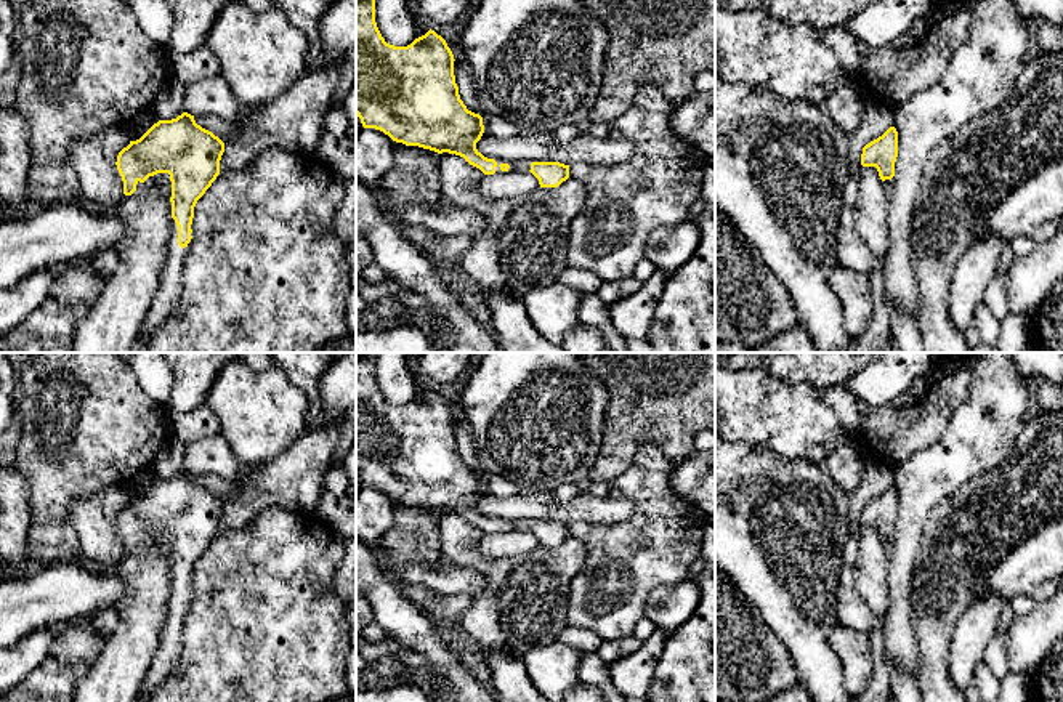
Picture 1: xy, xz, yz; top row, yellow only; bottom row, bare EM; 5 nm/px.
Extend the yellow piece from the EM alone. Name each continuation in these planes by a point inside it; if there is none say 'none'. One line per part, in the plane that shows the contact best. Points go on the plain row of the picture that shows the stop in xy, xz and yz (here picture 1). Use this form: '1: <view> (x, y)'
1: xy (165, 659)

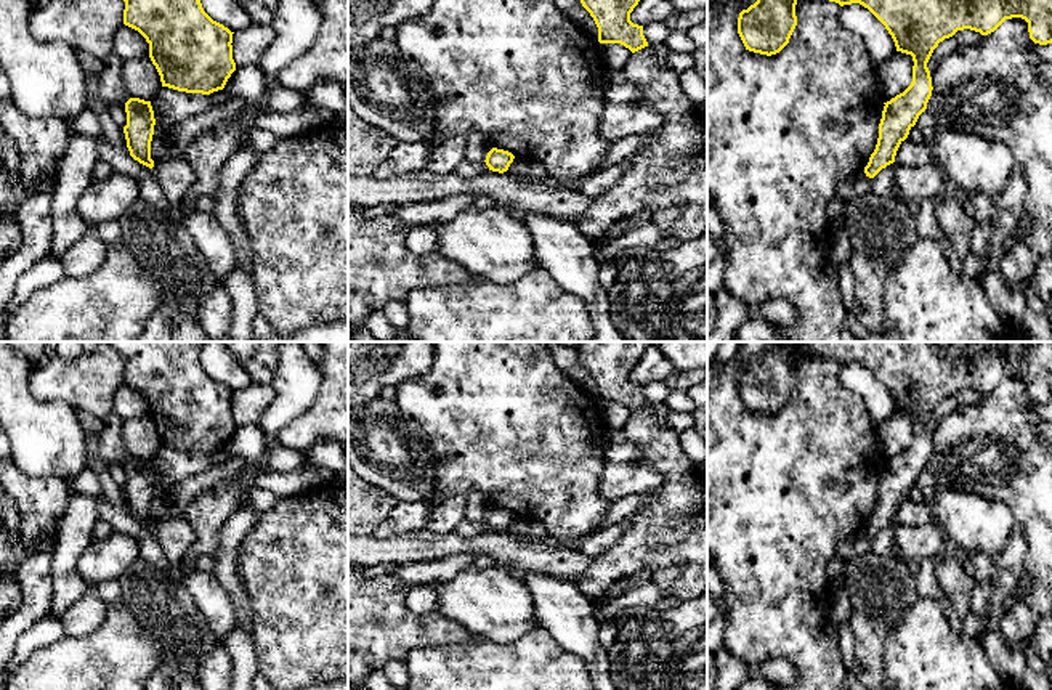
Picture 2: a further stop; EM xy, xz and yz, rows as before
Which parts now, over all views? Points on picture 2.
none

